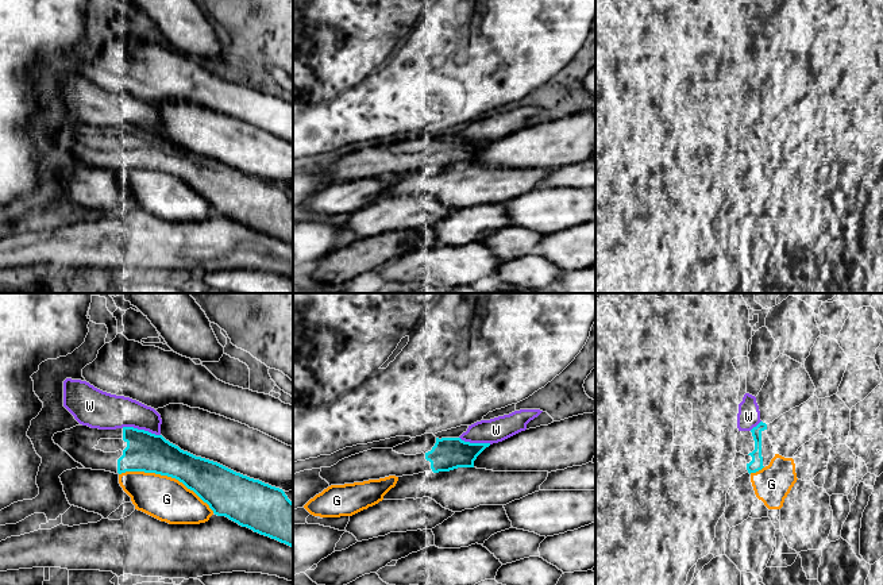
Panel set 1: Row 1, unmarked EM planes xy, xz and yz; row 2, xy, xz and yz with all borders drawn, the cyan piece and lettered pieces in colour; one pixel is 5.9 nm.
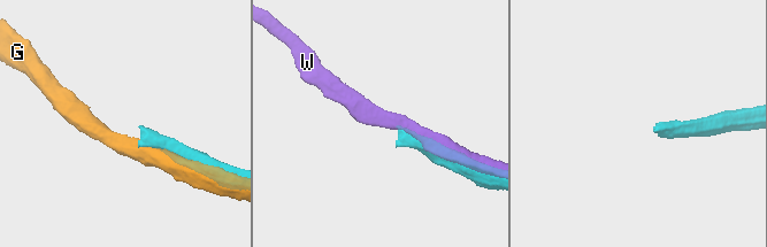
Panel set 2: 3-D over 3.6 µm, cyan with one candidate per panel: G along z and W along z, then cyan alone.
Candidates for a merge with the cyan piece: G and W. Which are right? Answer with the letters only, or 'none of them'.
none of them

